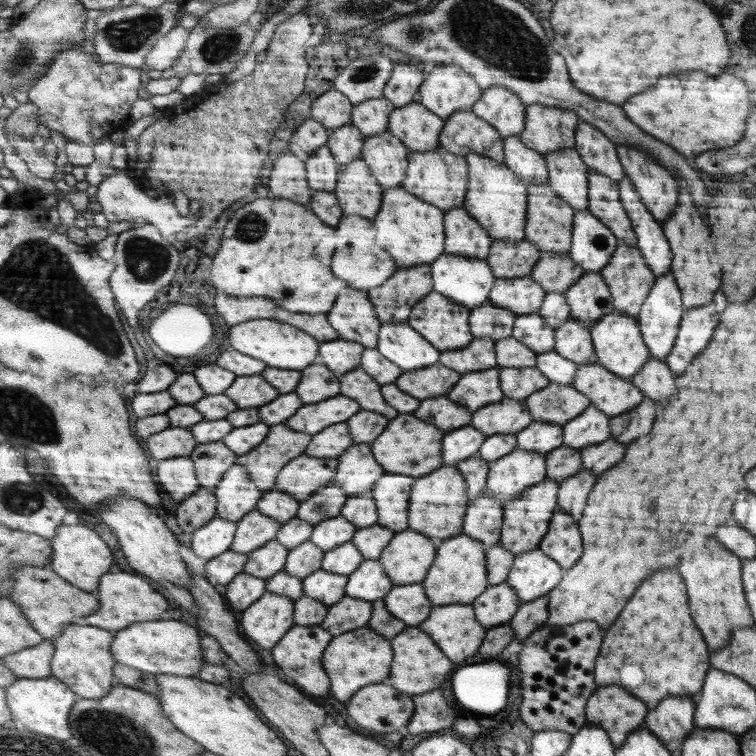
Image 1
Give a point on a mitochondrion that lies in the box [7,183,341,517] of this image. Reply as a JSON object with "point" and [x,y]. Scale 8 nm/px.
{"point":[147,260]}

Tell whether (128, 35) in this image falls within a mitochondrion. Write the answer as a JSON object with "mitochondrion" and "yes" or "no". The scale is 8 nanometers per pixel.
{"mitochondrion":"yes"}

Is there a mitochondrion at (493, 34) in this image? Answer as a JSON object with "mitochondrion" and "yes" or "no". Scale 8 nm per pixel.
{"mitochondrion":"yes"}

